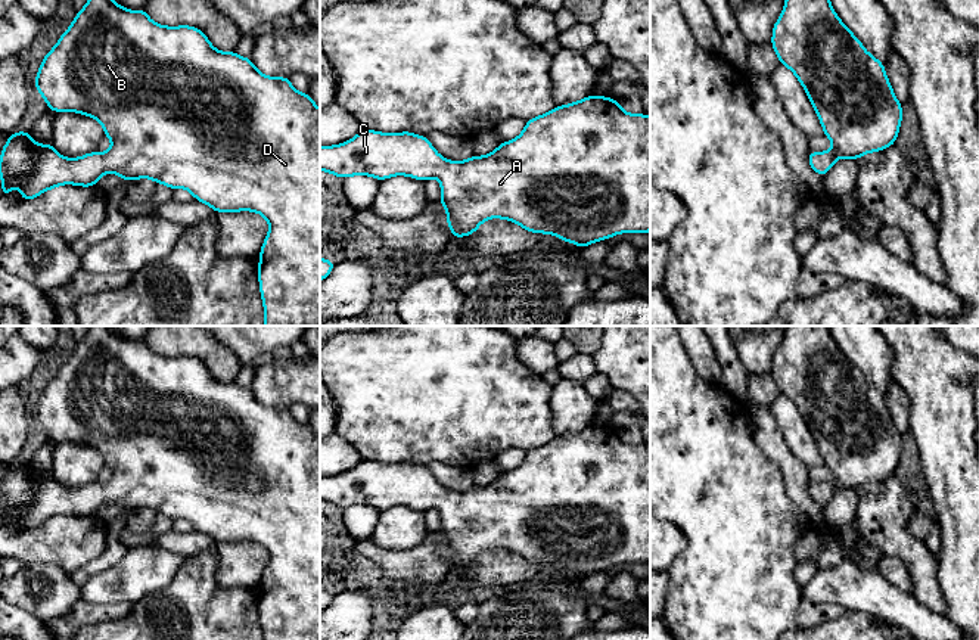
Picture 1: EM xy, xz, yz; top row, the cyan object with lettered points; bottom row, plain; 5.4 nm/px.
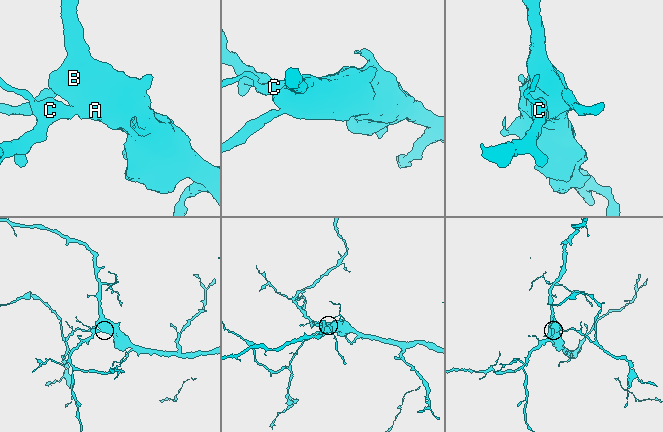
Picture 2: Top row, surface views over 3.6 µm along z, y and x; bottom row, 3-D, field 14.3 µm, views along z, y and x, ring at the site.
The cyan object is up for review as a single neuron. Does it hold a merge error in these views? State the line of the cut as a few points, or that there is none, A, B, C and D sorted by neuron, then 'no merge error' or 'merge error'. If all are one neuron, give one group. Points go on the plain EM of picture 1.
no cut | A B C D | no merge error

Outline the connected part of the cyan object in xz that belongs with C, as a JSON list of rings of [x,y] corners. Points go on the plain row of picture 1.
[[[590,425],[526,450],[523,462],[516,469],[500,473],[485,487],[473,485],[460,493],[441,487],[426,466],[363,459],[348,472],[320,476],[320,500],[341,509],[369,506],[379,512],[394,506],[420,512],[438,509],[439,534],[447,541],[447,556],[454,571],[473,565],[490,549],[513,552],[531,563],[554,565],[579,580],[619,563],[650,562],[650,447],[646,442],[641,445],[625,442],[615,429],[605,426]]]

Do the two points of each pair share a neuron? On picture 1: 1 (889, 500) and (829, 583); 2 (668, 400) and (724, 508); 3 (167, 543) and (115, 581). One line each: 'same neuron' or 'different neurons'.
1: different neurons
2: same neuron
3: different neurons

